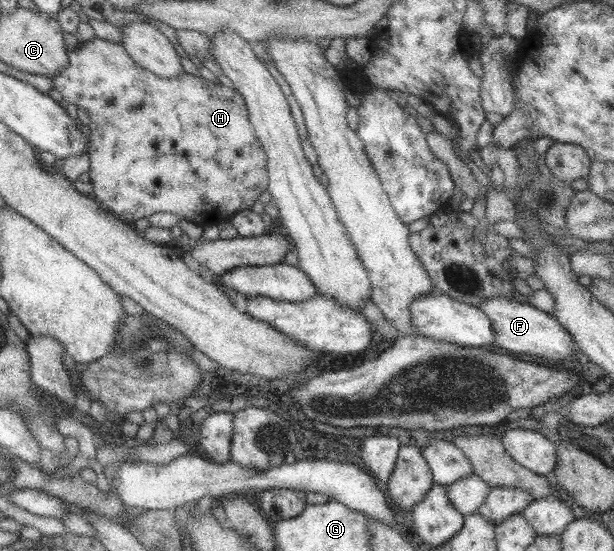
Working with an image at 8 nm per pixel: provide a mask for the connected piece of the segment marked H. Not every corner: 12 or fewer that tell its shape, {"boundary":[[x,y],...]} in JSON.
{"boundary":[[95,37],[51,77],[98,204],[202,227],[268,190],[241,94]]}

